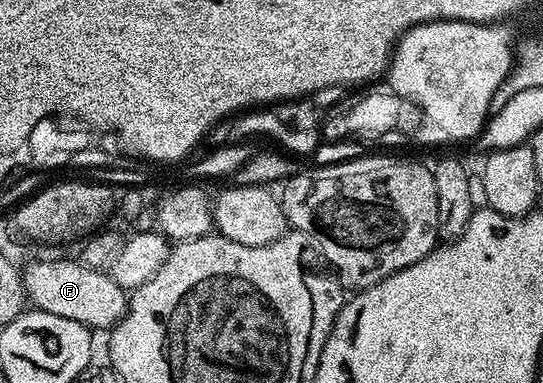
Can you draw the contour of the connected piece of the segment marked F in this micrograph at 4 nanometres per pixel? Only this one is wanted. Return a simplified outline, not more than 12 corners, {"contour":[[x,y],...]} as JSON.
{"contour":[[73,259],[24,268],[34,308],[108,332],[125,316],[113,276]]}

